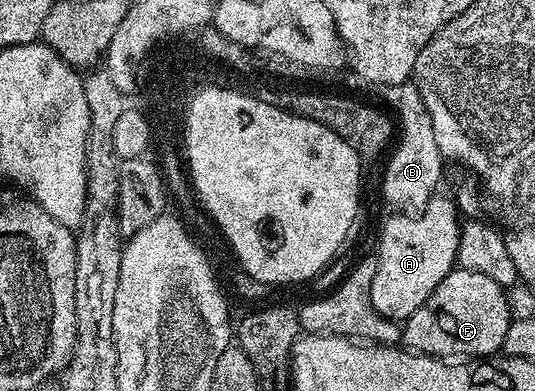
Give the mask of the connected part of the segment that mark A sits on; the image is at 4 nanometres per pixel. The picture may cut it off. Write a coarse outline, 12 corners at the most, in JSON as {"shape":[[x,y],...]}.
{"shape":[[436,194],[383,224],[373,310],[405,322],[459,259],[461,213]]}

